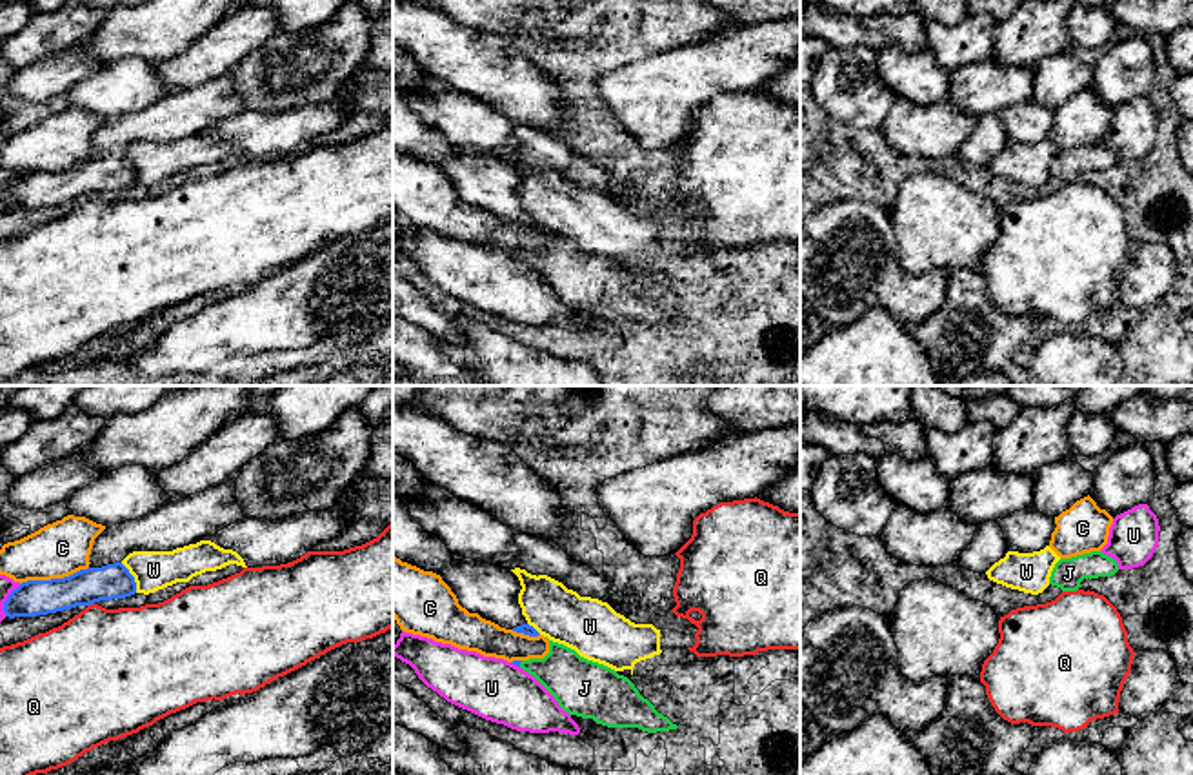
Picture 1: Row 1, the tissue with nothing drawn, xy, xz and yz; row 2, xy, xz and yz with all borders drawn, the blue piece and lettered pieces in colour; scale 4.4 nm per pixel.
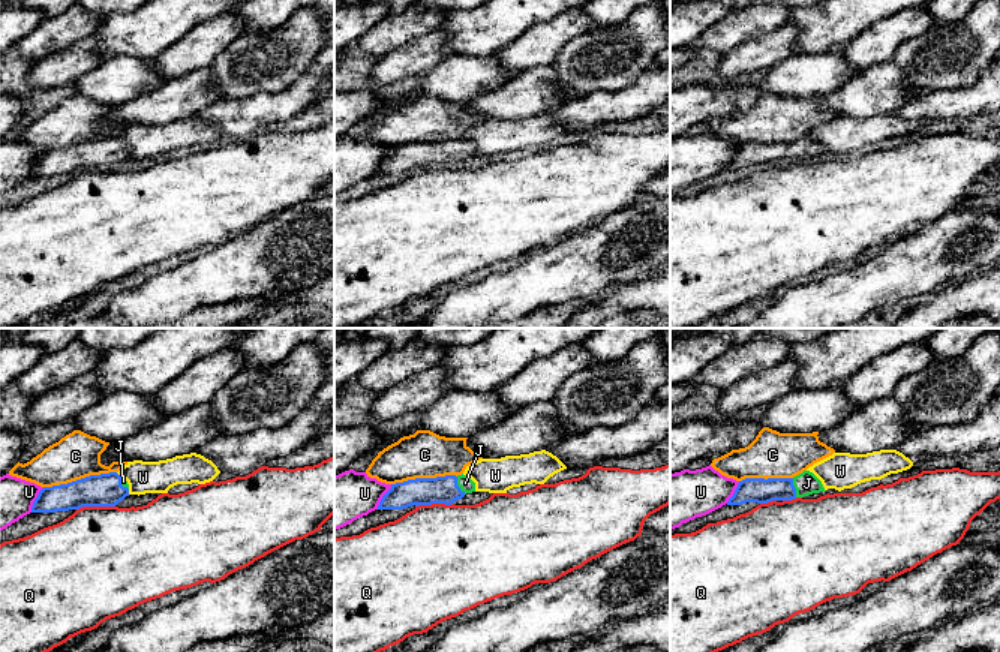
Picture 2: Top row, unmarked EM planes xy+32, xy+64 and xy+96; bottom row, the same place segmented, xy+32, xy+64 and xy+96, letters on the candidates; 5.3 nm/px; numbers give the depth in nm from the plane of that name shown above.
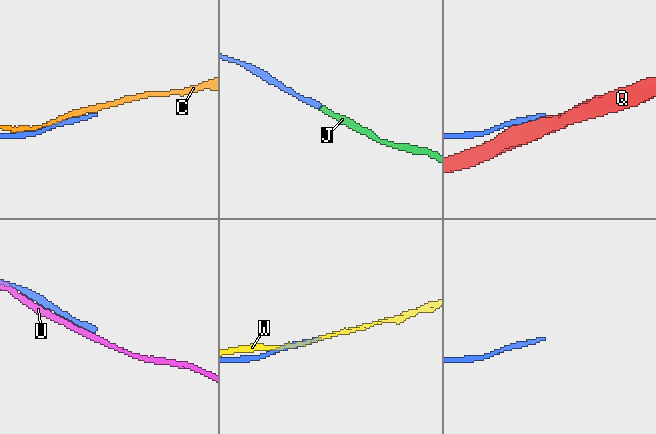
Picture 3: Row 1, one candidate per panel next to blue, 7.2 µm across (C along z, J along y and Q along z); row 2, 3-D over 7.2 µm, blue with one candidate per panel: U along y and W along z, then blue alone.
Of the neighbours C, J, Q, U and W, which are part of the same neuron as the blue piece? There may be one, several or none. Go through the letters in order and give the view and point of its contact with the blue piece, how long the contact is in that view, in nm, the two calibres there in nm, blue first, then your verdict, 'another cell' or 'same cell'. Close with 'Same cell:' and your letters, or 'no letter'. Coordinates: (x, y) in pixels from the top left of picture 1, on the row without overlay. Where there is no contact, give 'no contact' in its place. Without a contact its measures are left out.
C: contact xy (53, 171); length 320 nm; calibres 160 and 240 nm; another cell
J: contact xz (519, 257); length 40 nm; calibres 30 and 220 nm; same cell
Q: contact xy (90, 197); length 40 nm; calibres 160 and 440 nm; another cell
U: contact xy (8, 191); length 160 nm; calibres 160 and 70 nm; another cell
W: contact xy (133, 170); length 150 nm; calibres 160 and 180 nm; another cell
Same cell: J

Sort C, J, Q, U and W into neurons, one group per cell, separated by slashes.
C / J / Q / U / W

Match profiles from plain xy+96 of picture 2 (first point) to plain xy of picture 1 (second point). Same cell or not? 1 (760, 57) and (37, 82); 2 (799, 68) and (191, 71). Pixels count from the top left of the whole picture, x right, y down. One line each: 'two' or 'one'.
1: one
2: two

